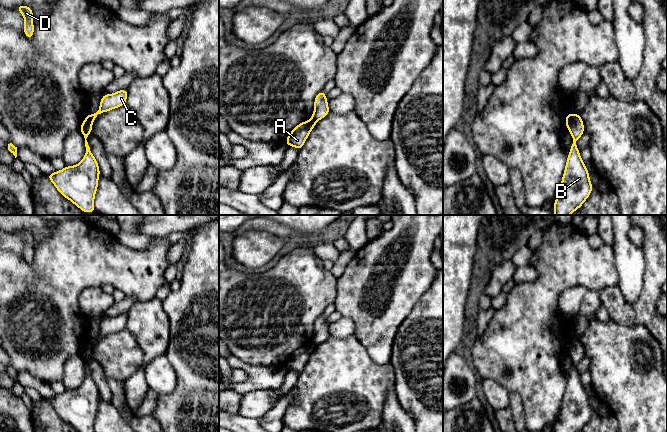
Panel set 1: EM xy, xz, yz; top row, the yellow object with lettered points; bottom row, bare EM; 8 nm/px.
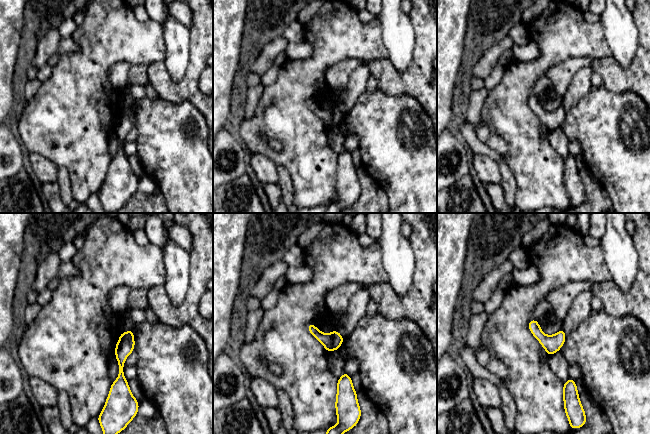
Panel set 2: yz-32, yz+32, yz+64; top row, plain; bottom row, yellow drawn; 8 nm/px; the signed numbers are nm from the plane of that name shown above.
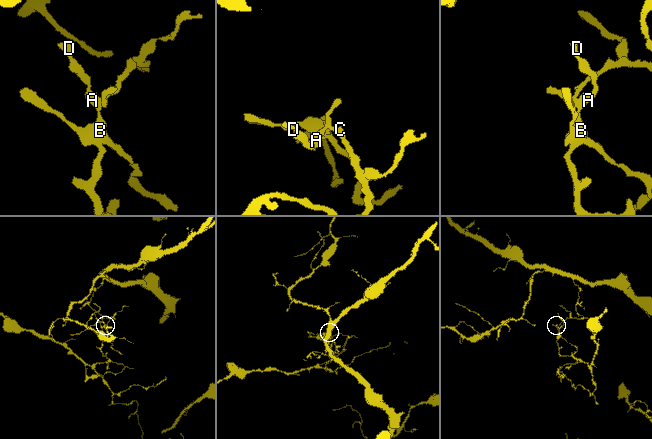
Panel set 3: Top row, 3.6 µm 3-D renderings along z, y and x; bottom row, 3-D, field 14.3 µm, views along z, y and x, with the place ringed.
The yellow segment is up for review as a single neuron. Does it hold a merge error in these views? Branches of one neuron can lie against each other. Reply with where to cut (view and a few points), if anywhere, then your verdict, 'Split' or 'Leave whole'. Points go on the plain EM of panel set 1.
Split along yz (573, 338), (567, 351). Split

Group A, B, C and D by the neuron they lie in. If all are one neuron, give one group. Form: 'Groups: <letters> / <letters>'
Groups: A B D / C

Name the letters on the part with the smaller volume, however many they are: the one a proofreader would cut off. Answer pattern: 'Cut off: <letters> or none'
Cut off: A, B, D

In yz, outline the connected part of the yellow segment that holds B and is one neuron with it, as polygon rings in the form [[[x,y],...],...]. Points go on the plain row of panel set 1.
[[[580,337],[572,339],[567,353],[573,366],[567,380],[561,410],[554,425],[554,432],[580,432],[593,414],[589,396],[576,369],[577,364],[584,357],[584,347]]]

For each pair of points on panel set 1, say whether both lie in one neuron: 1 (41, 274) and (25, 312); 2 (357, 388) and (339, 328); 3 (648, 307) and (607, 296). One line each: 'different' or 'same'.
1: same
2: different
3: same

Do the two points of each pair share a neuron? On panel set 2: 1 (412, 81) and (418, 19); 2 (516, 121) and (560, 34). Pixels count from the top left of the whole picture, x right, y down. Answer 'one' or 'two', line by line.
1: one
2: one

